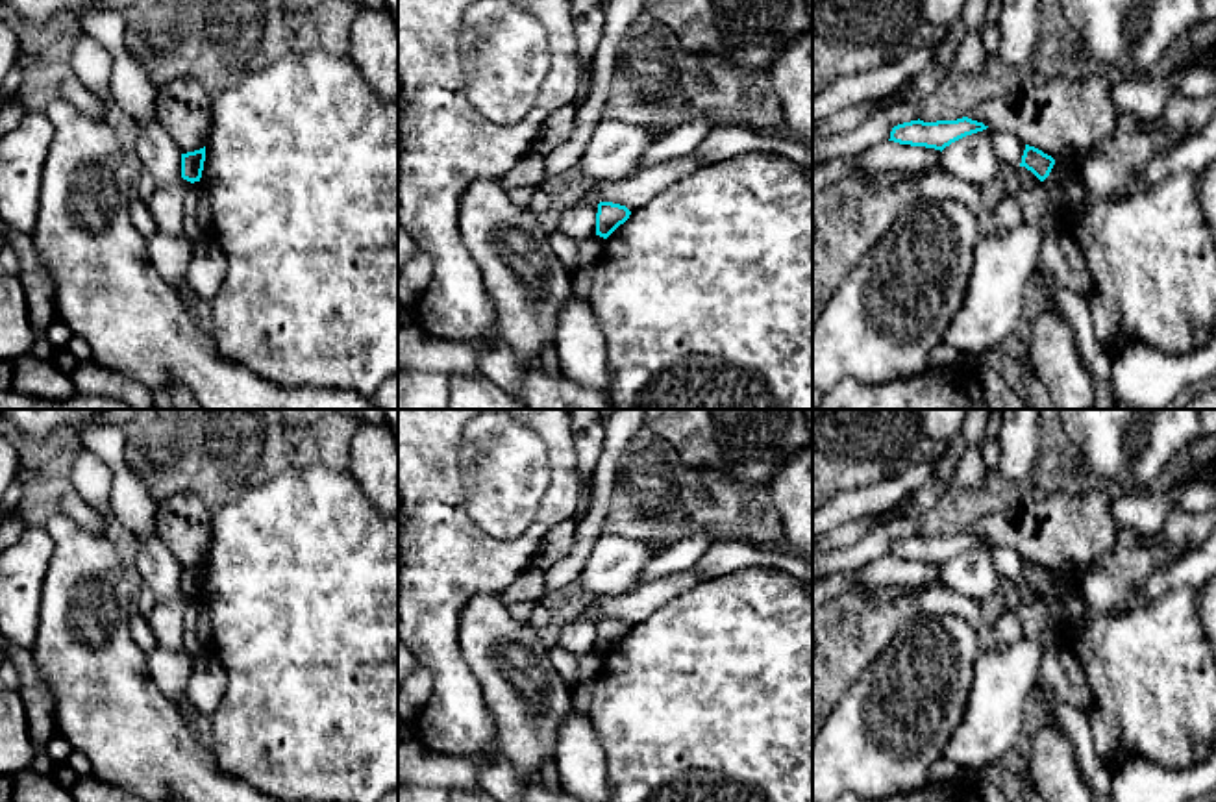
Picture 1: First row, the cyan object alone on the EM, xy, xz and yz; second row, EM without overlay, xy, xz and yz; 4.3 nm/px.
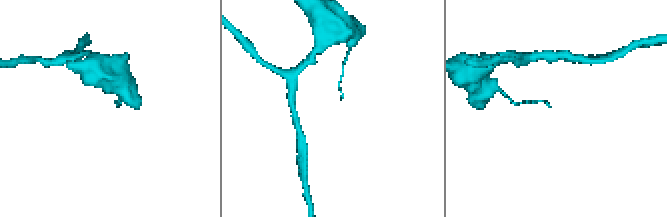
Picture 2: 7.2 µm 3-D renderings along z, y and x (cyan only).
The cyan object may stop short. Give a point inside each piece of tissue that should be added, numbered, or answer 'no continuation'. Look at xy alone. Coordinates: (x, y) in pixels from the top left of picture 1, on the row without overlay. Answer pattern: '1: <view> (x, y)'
no continuation

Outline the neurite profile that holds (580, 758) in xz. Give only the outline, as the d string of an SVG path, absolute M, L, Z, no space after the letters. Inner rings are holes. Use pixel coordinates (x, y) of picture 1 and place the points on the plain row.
M576 702L557 732L555 765L563 791L583 802L611 802L605 752Z

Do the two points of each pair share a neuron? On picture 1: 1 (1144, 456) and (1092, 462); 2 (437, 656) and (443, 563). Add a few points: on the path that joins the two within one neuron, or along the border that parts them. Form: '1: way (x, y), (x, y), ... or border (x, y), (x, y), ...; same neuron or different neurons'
1: way (1131, 462), (1105, 462); same neuron
2: way (437, 634), (437, 586); same neuron

